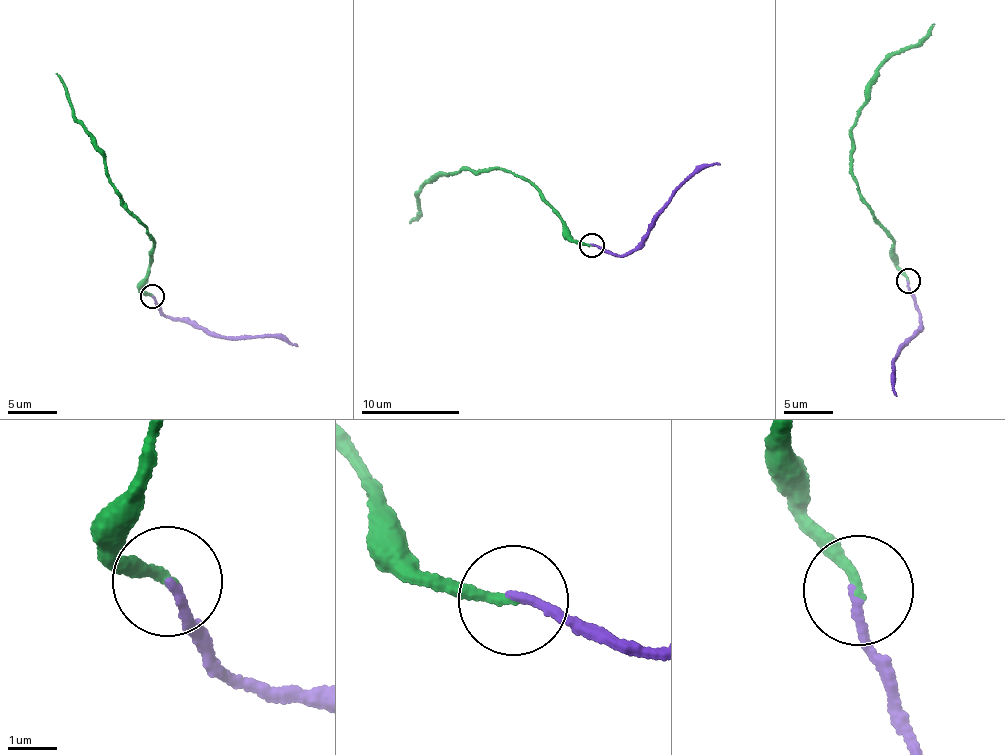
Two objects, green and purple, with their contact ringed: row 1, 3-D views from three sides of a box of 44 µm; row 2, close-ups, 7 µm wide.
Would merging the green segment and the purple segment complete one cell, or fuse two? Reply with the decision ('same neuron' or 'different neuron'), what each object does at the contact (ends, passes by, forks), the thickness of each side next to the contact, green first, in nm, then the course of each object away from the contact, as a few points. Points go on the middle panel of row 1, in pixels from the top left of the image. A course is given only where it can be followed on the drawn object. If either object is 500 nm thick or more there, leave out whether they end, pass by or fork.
same neuron; green ends there; purple ends there; 220 nm thick on the green side, 170 nm on the other; green runs (592, 246), (572, 237), (523, 177), (491, 167), (443, 172), (425, 184), (418, 196), (420, 214), (409, 224); purple runs (592, 246), (617, 255), (632, 250), (683, 183), (719, 162)

